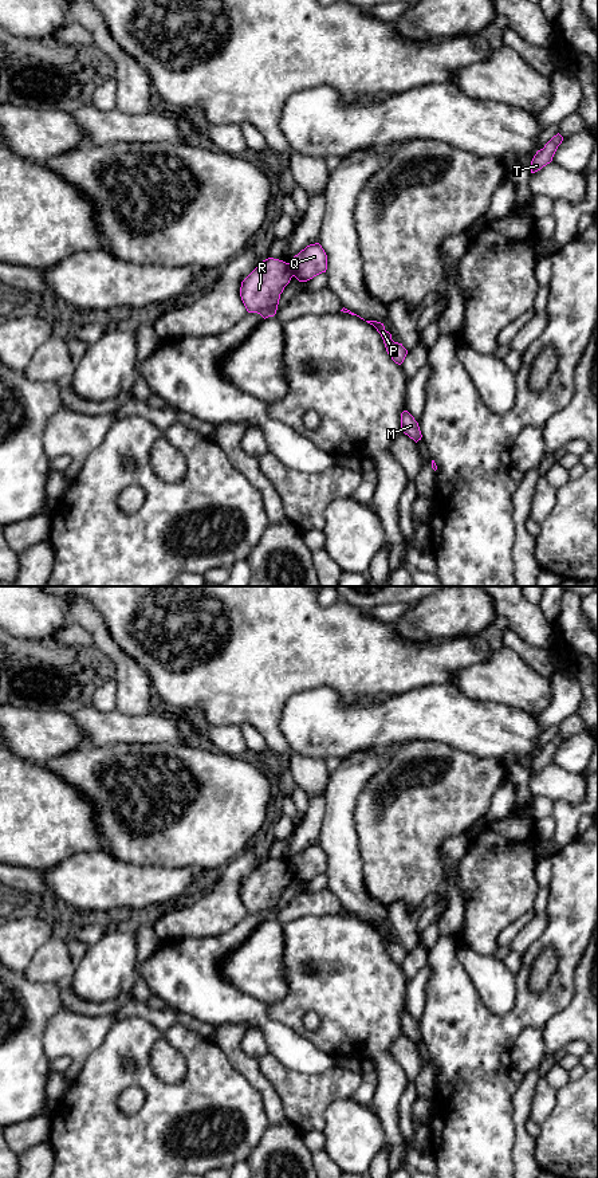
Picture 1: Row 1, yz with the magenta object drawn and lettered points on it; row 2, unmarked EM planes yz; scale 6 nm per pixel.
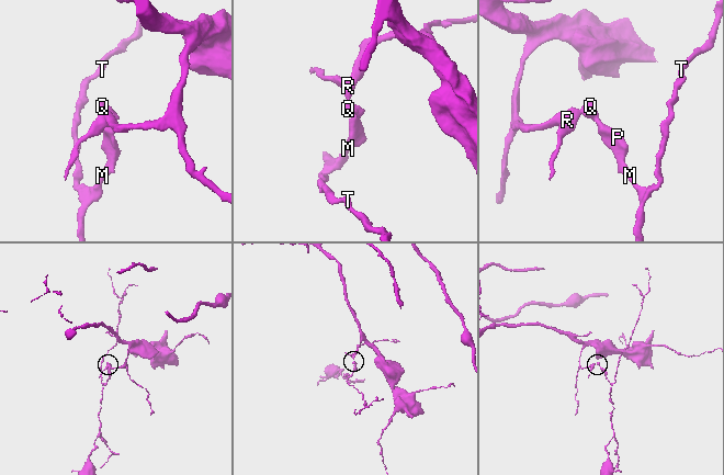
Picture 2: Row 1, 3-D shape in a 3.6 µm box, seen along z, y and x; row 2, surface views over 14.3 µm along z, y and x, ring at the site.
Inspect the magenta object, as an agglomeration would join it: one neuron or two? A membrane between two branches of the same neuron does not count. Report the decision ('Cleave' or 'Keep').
Cleave

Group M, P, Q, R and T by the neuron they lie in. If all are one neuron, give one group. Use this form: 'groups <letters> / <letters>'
groups M P Q T / R

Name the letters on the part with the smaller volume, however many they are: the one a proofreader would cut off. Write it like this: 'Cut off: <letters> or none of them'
Cut off: M, P, Q, T

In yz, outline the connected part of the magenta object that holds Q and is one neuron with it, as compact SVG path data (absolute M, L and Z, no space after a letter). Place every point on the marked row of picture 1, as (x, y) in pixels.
M319 243L310 244L292 259L292 276L299 282L307 282L326 272L327 255Z

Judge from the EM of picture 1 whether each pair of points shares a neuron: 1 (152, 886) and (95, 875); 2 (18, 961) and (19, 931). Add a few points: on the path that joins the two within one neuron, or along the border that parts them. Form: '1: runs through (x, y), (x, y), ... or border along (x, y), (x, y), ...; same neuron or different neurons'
1: runs through (138, 886), (109, 886); same neuron
2: runs through (18, 954), (18, 938); same neuron

